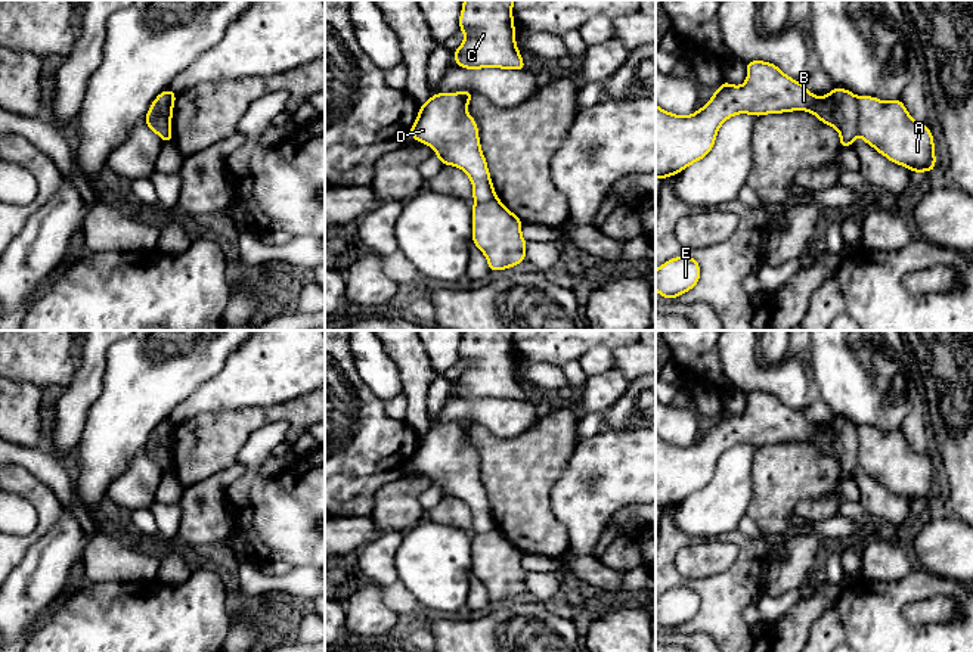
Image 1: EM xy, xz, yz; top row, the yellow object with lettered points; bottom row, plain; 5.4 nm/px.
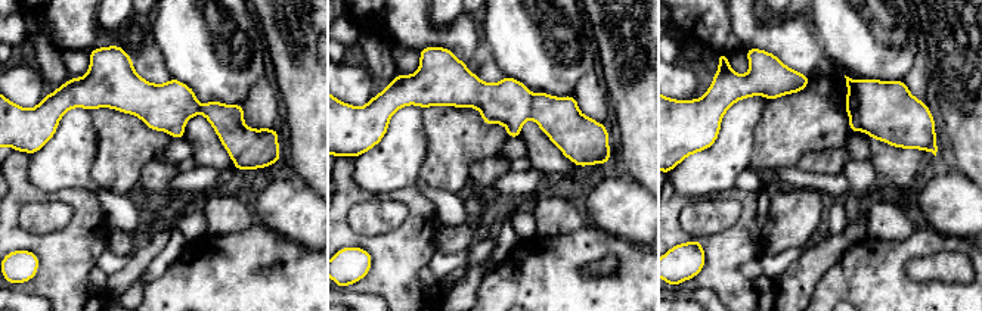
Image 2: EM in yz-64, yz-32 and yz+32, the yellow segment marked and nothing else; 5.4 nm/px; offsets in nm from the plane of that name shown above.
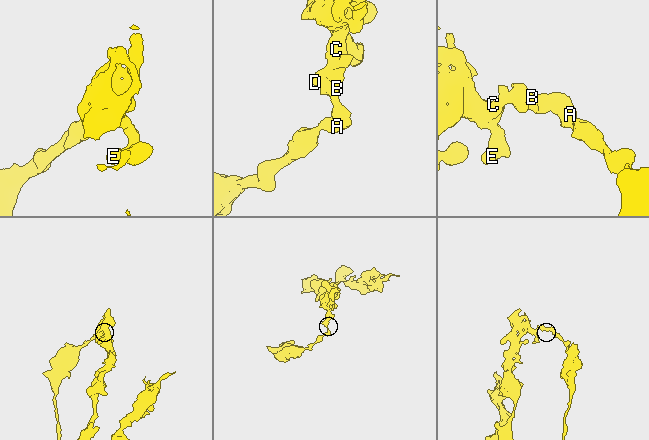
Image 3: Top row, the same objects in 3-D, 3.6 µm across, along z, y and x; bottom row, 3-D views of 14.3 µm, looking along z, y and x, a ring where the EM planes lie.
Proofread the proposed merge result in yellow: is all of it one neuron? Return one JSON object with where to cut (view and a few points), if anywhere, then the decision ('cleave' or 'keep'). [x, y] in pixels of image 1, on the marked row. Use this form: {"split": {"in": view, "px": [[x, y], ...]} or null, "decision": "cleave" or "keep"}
{"split": {"in": "yz", "px": [[855, 96], [858, 133]]}, "decision": "cleave"}

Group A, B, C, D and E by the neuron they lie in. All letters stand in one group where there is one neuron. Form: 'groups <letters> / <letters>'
groups A / B C D E

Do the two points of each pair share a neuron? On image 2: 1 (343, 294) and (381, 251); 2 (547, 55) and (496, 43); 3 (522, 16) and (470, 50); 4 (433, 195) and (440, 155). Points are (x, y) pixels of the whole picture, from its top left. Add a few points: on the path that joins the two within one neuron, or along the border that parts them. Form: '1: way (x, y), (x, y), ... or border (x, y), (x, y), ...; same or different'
1: border (344, 288), (353, 292), (374, 292), (380, 295); different
2: way (535, 43), (508, 43); same
3: border (477, 18), (482, 36); different
4: border (420, 176), (433, 187), (457, 193); different

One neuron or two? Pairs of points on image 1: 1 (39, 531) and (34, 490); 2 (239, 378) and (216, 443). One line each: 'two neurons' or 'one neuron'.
1: one neuron
2: two neurons

